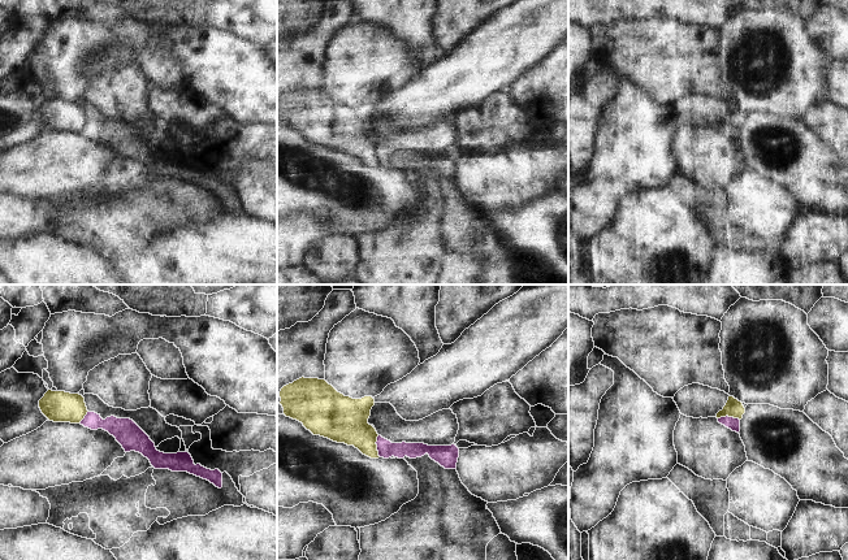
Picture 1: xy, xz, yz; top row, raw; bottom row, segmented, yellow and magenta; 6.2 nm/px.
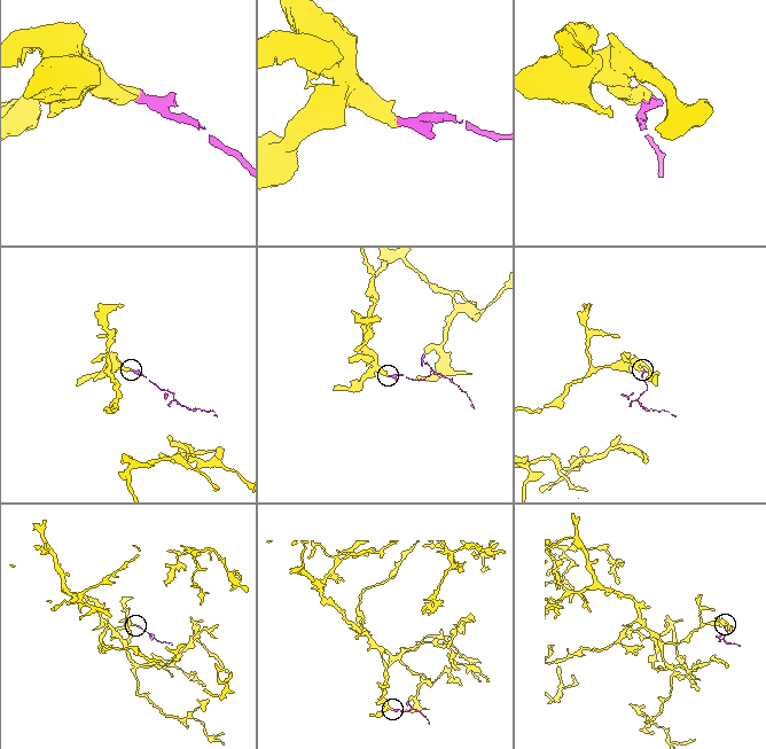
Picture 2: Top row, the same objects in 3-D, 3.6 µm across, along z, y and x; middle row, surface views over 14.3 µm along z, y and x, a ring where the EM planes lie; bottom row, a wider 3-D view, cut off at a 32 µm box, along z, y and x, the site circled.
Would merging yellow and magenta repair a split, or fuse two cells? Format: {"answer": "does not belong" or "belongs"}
{"answer": "does not belong"}

